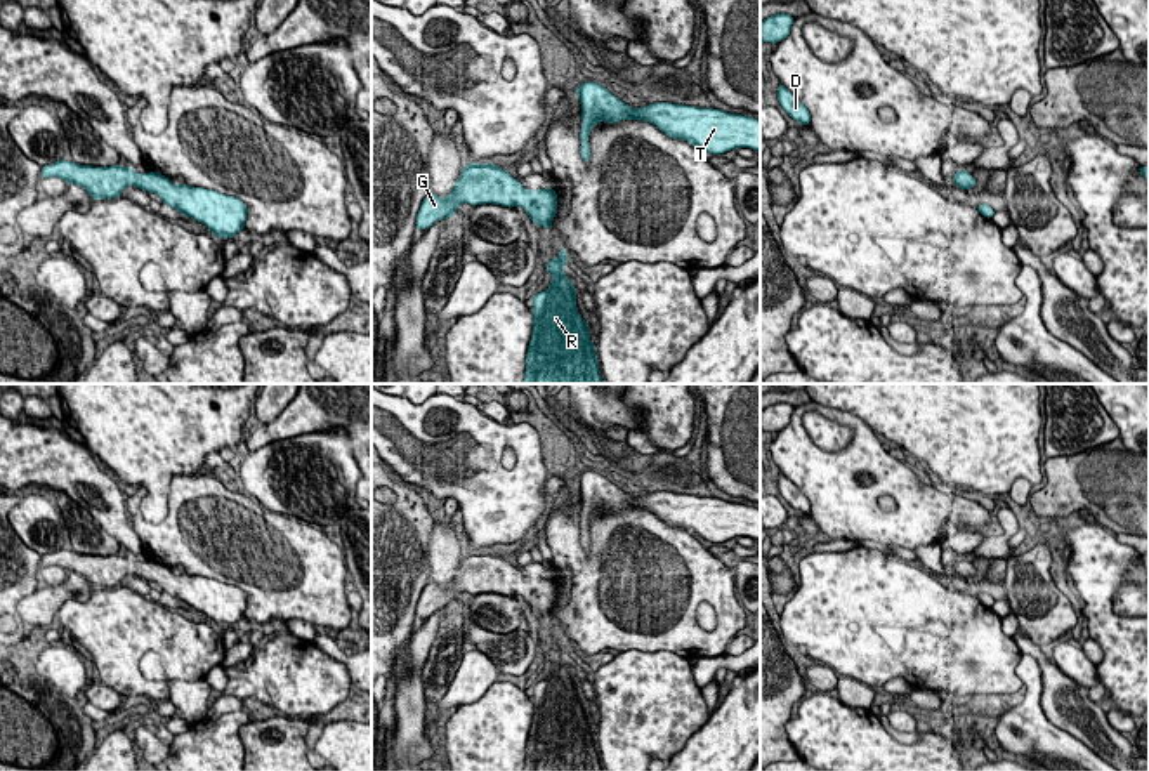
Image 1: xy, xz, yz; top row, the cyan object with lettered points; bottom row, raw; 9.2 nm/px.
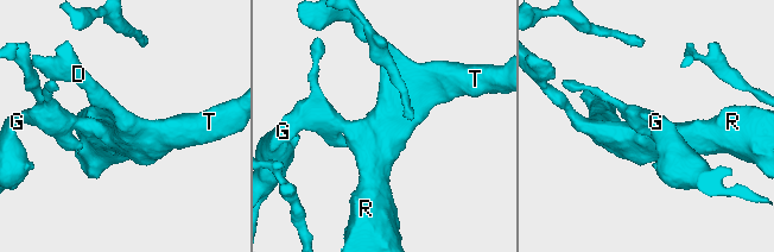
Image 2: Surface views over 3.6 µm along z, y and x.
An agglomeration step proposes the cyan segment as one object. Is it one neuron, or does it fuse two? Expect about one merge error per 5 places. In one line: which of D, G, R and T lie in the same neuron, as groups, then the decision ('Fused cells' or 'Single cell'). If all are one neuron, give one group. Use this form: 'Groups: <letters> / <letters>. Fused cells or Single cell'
Groups: D G R T. Single cell

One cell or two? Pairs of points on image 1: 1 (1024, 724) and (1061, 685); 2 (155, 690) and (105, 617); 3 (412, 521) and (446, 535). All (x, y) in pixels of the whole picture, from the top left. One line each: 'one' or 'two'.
1: two
2: one
3: two

